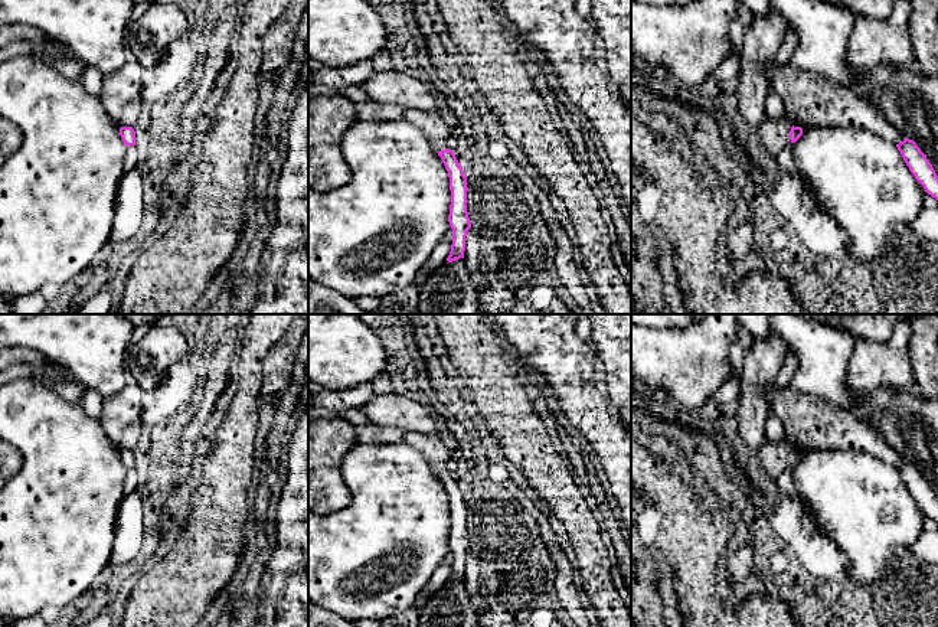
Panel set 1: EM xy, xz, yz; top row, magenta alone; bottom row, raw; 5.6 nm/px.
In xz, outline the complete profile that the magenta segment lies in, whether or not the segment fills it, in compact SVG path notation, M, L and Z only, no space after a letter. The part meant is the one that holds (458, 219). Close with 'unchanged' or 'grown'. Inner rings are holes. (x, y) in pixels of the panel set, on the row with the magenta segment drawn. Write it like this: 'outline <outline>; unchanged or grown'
outline M405 110L403 120L416 127L432 144L441 157L450 177L451 205L448 222L452 229L451 252L448 262L464 258L465 236L471 228L467 212L467 177L452 150L447 147L447 140L452 128L442 120L437 111Z; grown

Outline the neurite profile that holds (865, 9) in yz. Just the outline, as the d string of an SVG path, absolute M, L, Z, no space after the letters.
M823 0L846 7L850 13L866 20L885 20L893 12L895 0Z

